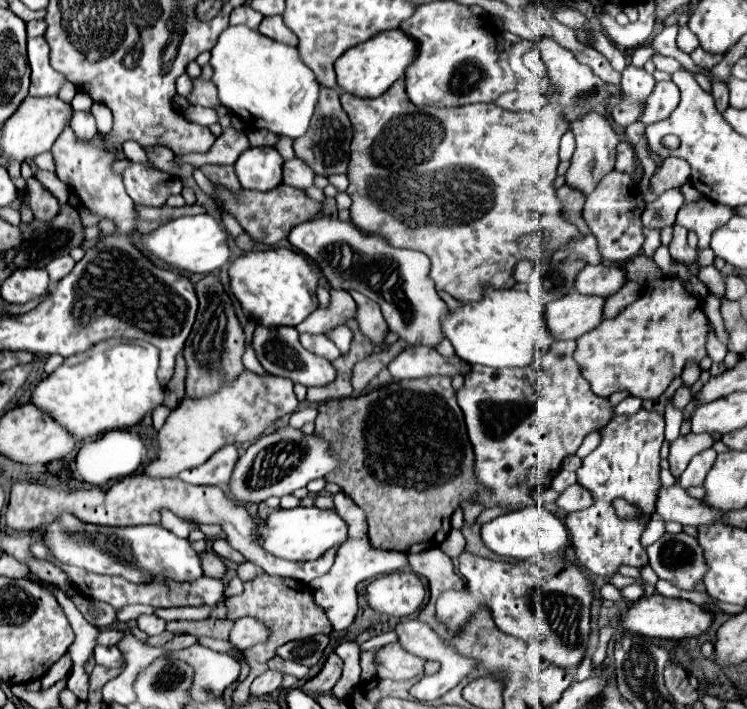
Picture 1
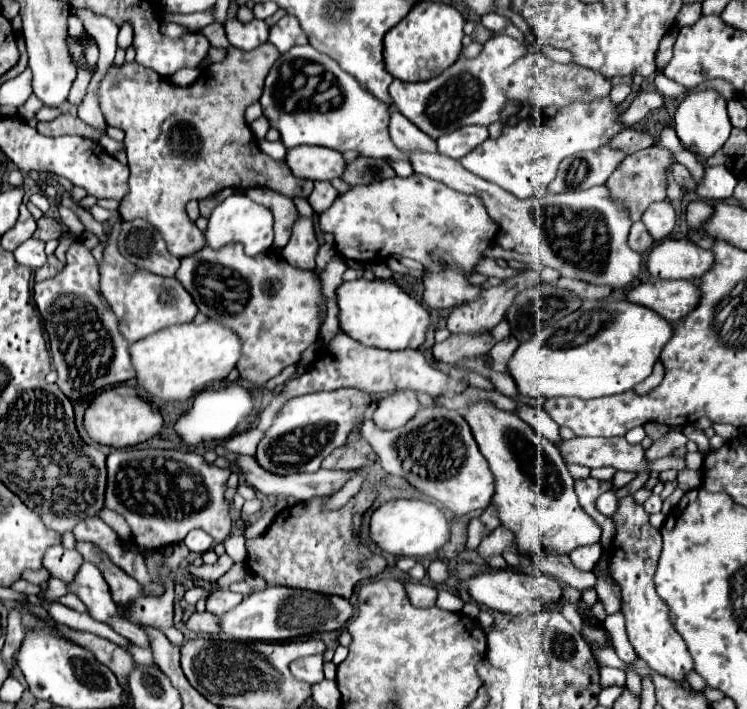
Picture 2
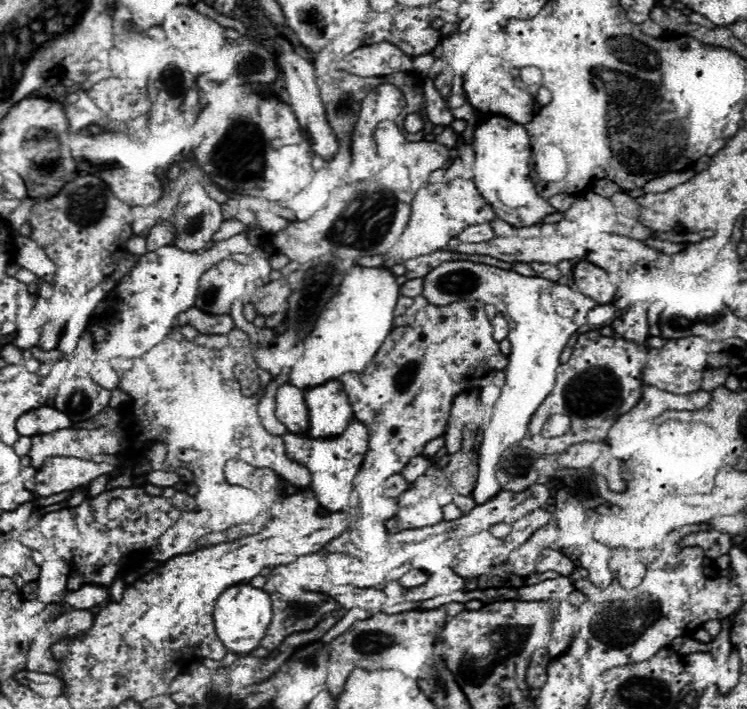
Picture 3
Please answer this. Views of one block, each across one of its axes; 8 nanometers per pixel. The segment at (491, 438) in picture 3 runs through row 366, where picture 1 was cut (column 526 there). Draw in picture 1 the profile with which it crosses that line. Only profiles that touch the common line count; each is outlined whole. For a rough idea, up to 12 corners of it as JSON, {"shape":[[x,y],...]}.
{"shape":[[530,504],[482,524],[490,552],[516,560],[558,552],[568,532]]}

